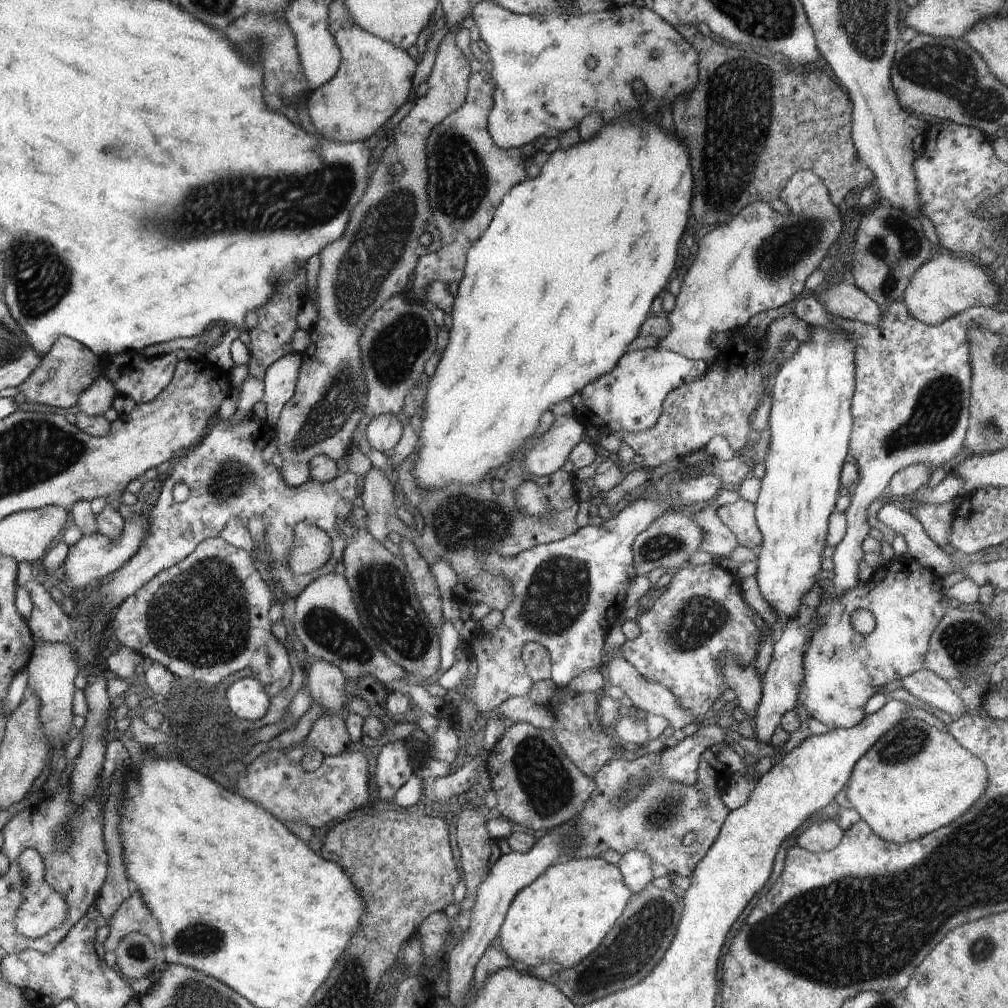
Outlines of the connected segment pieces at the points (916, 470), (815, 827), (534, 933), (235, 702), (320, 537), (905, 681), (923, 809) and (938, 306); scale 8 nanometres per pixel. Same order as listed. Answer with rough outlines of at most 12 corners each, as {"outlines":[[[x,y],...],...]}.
{"outlines":[[[916,464],[899,470],[889,482],[894,500],[908,503],[928,484],[931,469]],[[815,820],[796,839],[810,852],[836,848],[844,831],[836,820]],[[601,856],[561,859],[514,896],[497,944],[572,968],[632,893]],[[253,676],[234,682],[226,694],[238,720],[259,720],[270,706]],[[314,524],[293,530],[286,562],[294,576],[322,568],[332,541]],[[928,669],[901,680],[906,692],[946,712],[970,713],[952,683]],[[907,717],[850,772],[846,797],[886,842],[952,824],[986,765]],[[938,254],[914,273],[902,300],[936,326],[1000,288],[970,257]]]}

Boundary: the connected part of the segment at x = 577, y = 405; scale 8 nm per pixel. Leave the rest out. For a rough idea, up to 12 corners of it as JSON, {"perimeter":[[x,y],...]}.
{"perimeter":[[659,345],[626,351],[569,398],[601,431],[650,430],[708,367]]}

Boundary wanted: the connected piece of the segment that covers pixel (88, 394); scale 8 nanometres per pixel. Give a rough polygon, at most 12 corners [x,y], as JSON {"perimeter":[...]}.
{"perimeter":[[99,376],[78,396],[86,416],[102,416],[119,393]]}

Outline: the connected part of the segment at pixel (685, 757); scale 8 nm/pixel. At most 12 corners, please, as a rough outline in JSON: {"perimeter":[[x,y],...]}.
{"perimeter":[[702,726],[660,756],[660,776],[694,784],[704,750],[725,741]]}

